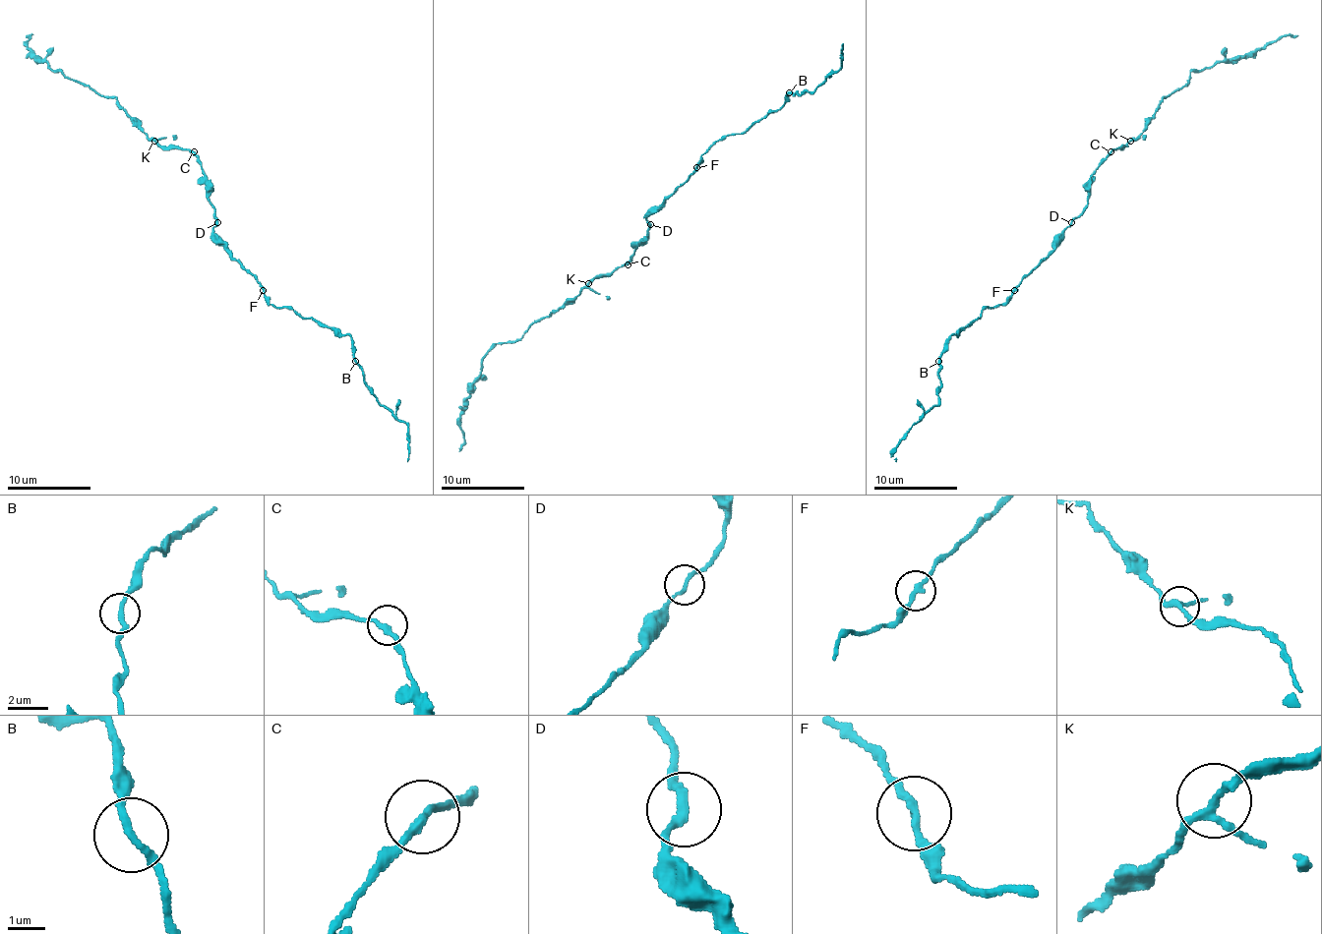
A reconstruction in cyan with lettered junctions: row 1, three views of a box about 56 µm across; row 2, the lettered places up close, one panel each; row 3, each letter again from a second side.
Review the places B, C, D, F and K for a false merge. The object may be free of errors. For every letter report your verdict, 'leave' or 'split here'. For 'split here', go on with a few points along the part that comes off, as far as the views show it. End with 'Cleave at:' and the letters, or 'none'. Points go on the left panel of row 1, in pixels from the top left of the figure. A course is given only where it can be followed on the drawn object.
B: leave
C: leave
D: leave
F: leave
K: leave
Cleave at: none

